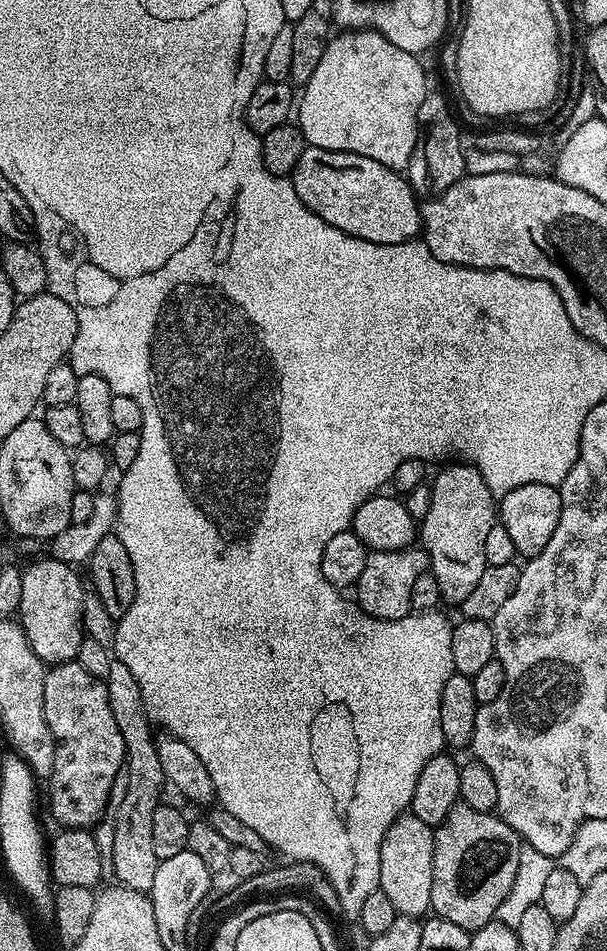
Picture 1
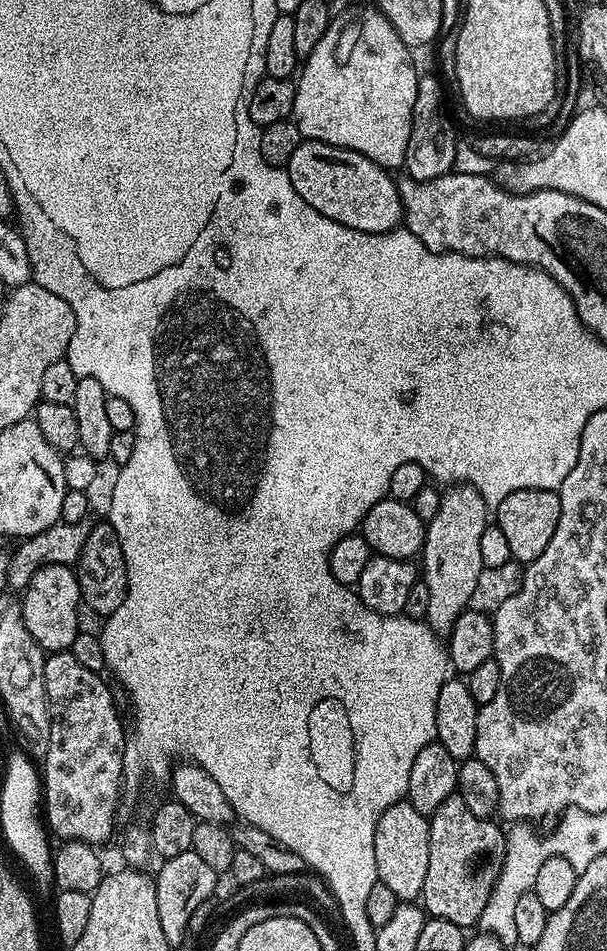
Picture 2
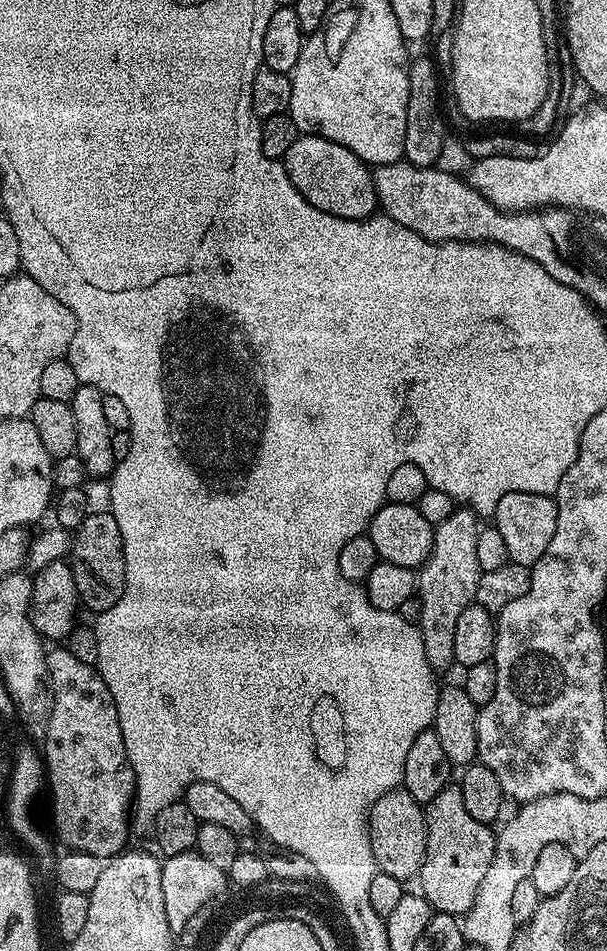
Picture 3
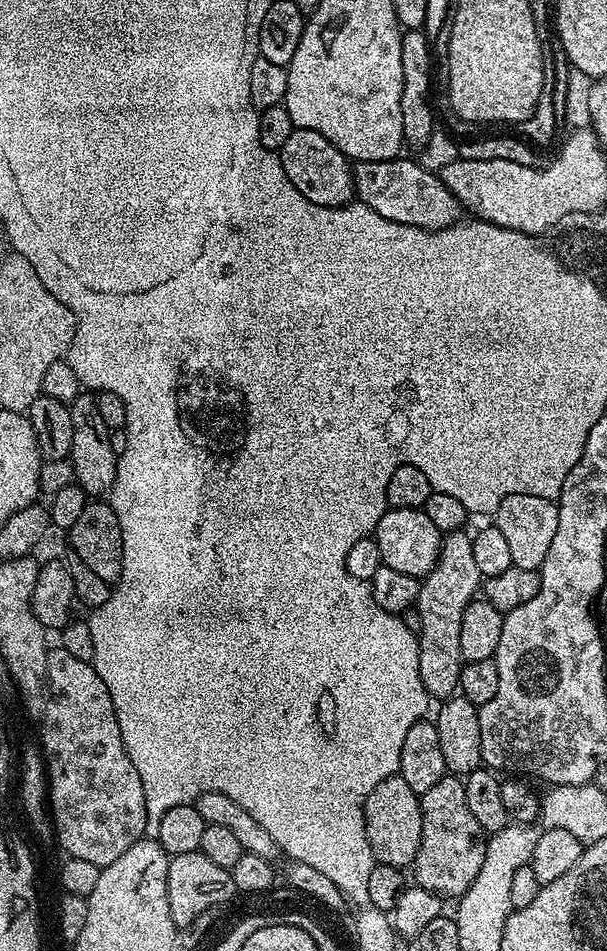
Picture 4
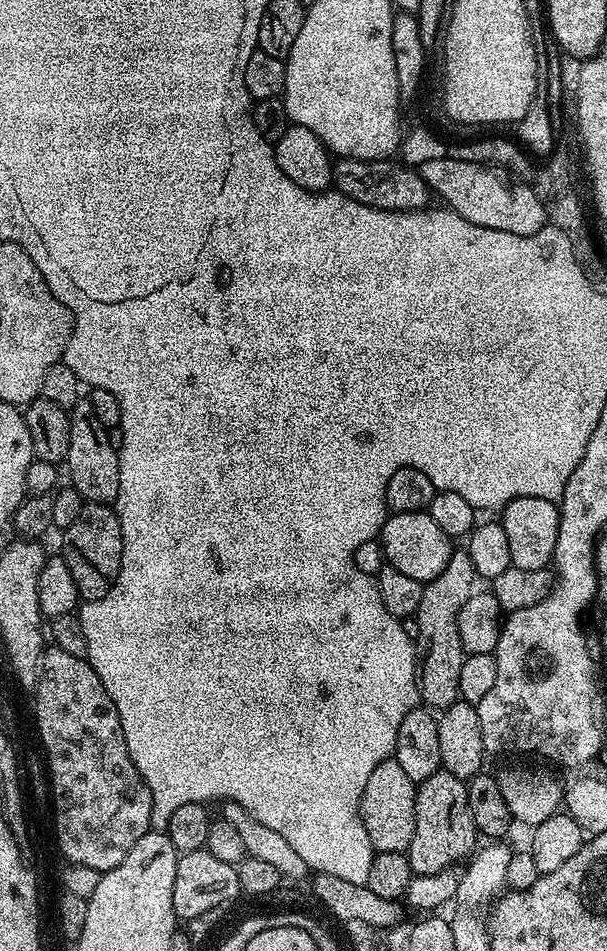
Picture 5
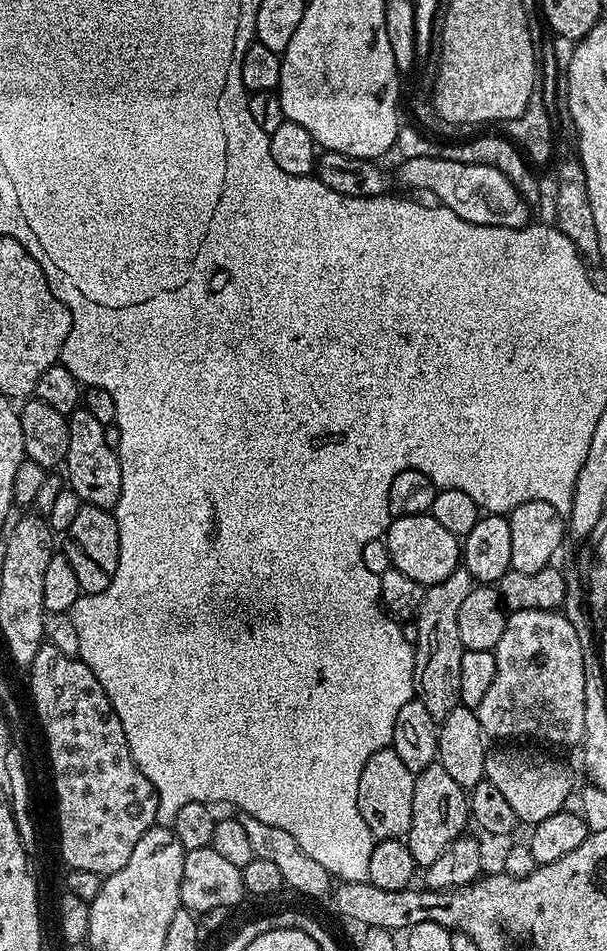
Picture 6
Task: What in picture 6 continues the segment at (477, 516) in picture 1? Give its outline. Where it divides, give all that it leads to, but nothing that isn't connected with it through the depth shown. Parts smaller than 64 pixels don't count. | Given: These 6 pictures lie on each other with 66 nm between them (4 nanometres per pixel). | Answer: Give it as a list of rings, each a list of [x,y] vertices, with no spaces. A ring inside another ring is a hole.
[[[461,566],[450,574],[450,578],[442,578],[442,582],[429,584],[425,587],[424,597],[420,603],[420,608],[416,611],[415,622],[418,626],[418,642],[414,645],[416,661],[414,662],[414,682],[416,683],[415,695],[430,710],[430,718],[441,721],[450,714],[460,704],[460,687],[462,686],[462,638],[458,638],[458,610],[462,607],[462,602],[466,594],[474,587],[472,576]]]

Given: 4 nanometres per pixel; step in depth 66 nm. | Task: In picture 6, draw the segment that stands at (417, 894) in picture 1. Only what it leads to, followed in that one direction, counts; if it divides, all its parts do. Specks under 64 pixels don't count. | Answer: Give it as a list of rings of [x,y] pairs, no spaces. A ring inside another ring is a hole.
[[[391,746],[370,754],[366,766],[362,766],[362,778],[358,778],[358,810],[376,840],[407,837],[412,825],[410,810],[414,810],[415,781],[413,772],[405,766],[402,758],[398,758]]]

